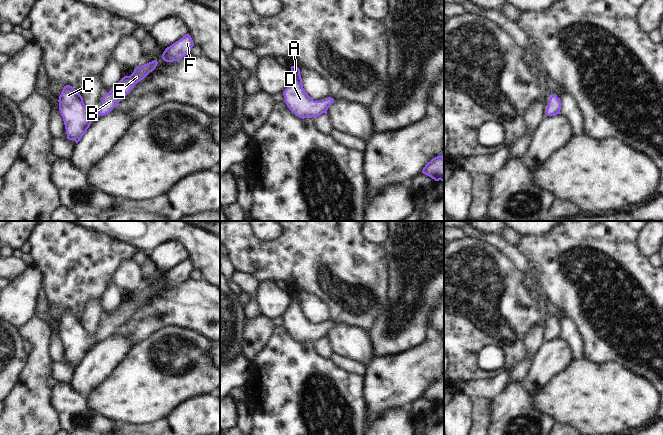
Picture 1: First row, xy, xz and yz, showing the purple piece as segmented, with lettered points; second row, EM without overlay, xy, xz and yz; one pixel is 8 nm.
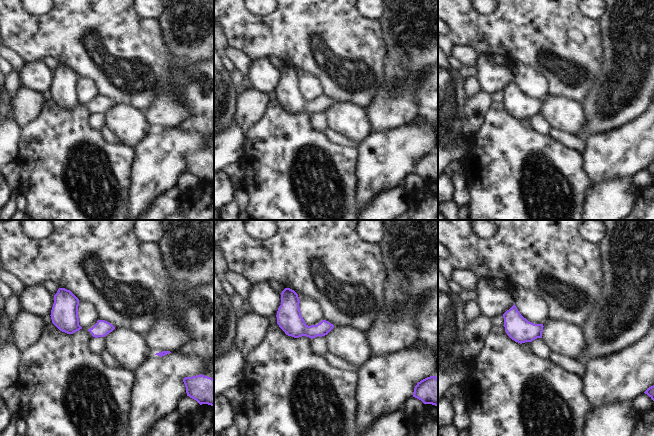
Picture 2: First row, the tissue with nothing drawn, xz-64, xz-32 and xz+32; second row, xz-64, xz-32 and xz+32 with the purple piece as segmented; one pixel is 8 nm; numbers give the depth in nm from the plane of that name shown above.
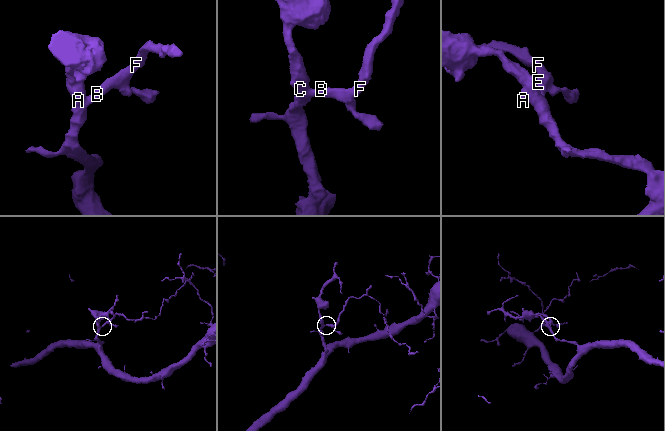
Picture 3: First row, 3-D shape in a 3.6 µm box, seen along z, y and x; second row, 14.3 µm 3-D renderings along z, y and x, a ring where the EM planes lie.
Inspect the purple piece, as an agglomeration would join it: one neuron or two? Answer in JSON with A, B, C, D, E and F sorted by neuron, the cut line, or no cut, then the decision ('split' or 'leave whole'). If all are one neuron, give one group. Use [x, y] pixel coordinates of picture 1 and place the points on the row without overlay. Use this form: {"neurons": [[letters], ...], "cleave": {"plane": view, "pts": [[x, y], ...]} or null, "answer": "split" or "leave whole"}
{"neurons": [["A", "B", "C", "D", "E", "F"]], "cleave": null, "answer": "leave whole"}

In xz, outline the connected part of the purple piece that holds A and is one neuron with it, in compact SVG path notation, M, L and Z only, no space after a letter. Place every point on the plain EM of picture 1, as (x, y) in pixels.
M291 290L291 306L283 316L287 331L296 340L304 343L307 341L316 342L321 338L327 338L328 332L334 323L328 321L322 325L314 325L304 314L300 293Z

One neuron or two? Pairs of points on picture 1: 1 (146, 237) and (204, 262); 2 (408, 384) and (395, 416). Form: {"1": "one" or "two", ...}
{"1": "one", "2": "two"}

